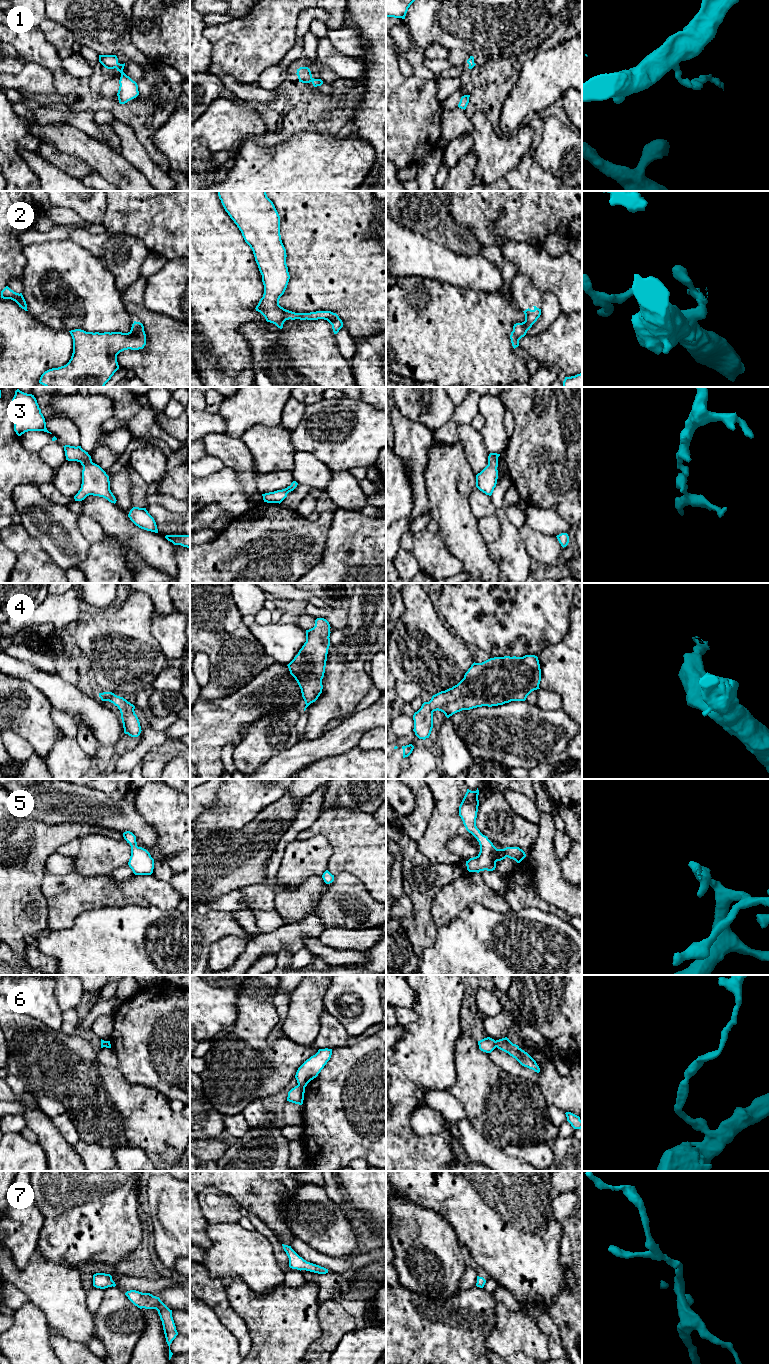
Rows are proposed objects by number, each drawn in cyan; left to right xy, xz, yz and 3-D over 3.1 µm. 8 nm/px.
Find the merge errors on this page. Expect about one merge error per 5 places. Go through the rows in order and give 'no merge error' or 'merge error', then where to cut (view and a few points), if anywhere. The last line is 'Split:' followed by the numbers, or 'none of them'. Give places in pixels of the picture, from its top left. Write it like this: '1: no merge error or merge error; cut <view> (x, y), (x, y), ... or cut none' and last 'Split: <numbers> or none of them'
1: no merge error; cut none
2: no merge error; cut none
3: no merge error; cut none
4: no merge error; cut none
5: no merge error; cut none
6: merge error; cut xz (298, 1084), (304, 1088)
7: no merge error; cut none
Split: 6

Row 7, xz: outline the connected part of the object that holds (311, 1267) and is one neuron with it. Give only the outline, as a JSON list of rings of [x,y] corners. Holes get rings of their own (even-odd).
[[[282,1244],[284,1251],[289,1258],[289,1267],[297,1270],[306,1270],[318,1274],[328,1273],[328,1269],[321,1267],[319,1265],[307,1262],[302,1257],[300,1257],[291,1246]]]

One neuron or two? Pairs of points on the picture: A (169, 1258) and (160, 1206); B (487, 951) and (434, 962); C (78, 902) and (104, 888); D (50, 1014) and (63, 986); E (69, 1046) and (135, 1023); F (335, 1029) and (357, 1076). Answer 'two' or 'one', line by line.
A: one
B: one
C: one
D: two
E: two
F: two

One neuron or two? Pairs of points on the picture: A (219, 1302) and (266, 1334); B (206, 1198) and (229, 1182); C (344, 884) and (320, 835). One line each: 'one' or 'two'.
A: one
B: two
C: two

